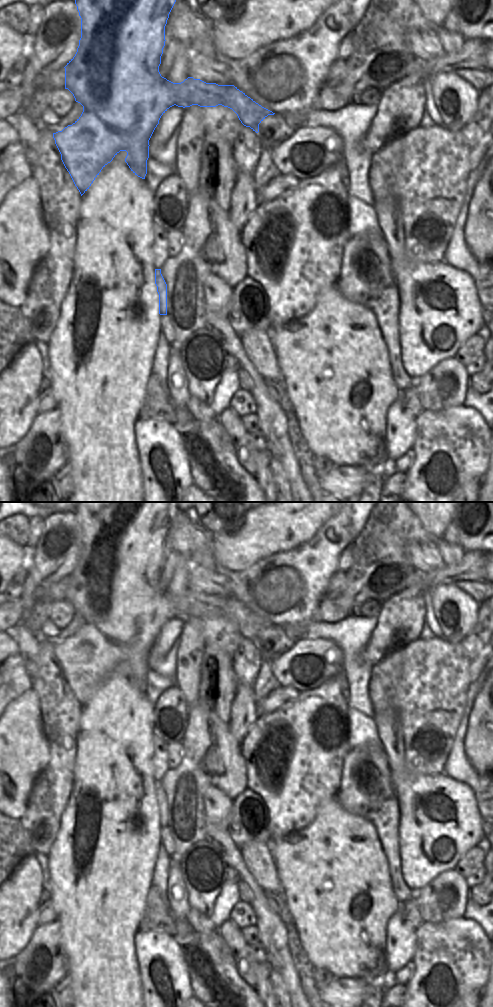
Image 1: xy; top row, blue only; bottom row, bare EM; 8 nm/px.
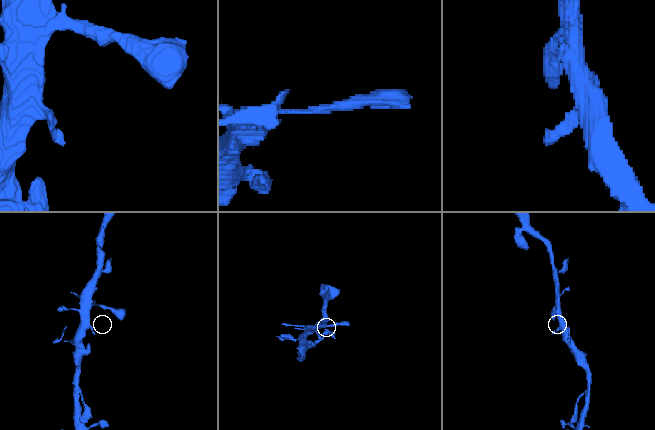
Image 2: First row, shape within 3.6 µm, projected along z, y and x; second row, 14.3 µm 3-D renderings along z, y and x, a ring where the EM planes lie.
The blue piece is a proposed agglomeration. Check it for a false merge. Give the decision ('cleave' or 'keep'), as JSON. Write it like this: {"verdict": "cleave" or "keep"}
{"verdict": "keep"}

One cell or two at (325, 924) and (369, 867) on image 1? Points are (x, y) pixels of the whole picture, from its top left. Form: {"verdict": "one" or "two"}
{"verdict": "one"}

